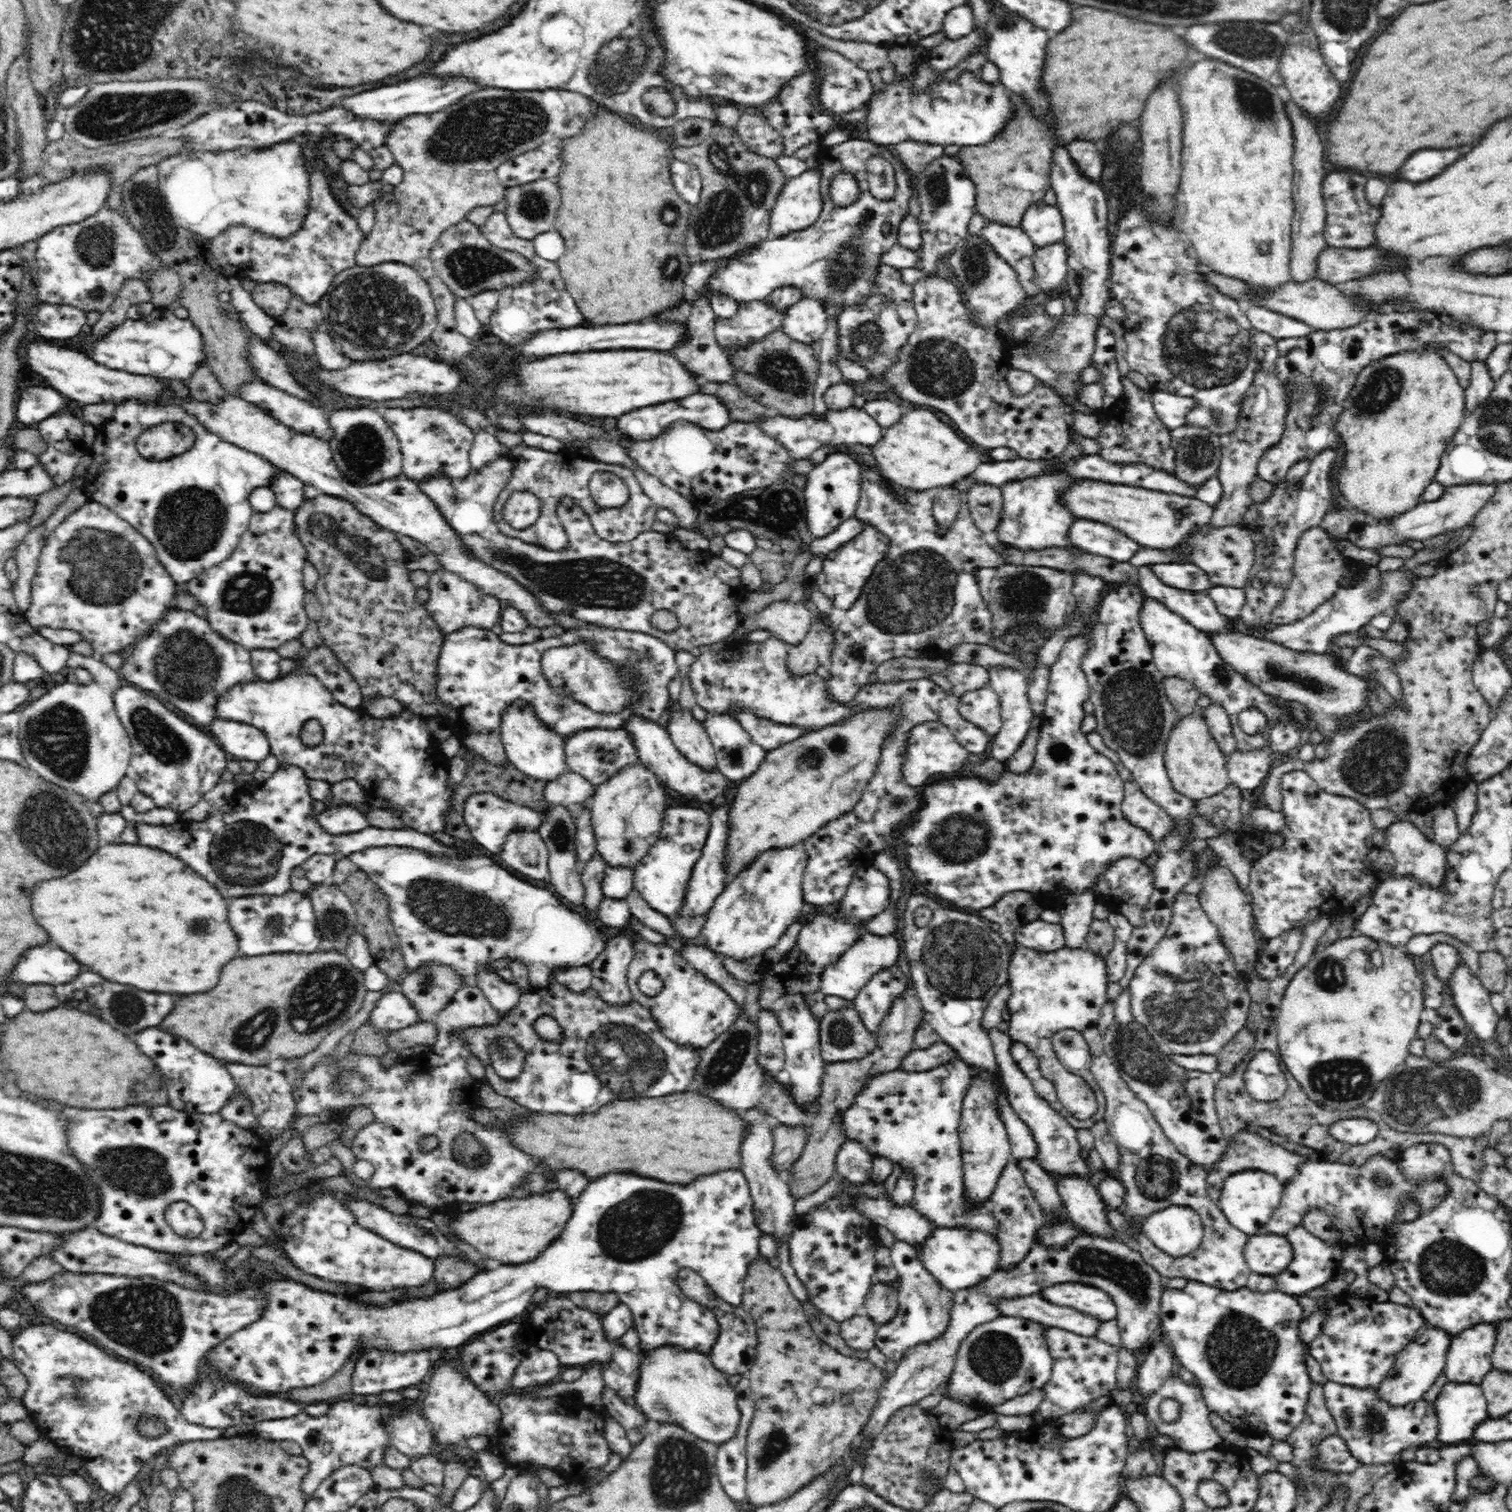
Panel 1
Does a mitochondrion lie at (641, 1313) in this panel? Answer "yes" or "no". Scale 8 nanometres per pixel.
no

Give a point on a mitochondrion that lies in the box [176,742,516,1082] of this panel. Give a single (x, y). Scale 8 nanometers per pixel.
(326, 995)

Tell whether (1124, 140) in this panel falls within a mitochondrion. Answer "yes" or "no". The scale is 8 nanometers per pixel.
yes

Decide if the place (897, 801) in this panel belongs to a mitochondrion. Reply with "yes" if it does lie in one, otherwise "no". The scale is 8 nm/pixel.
yes

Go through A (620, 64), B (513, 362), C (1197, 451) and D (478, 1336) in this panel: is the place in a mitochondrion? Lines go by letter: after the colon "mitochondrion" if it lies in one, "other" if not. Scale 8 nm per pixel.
A: mitochondrion
B: other
C: mitochondrion
D: other

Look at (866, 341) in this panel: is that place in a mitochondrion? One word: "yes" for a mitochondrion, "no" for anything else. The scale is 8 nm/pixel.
yes

